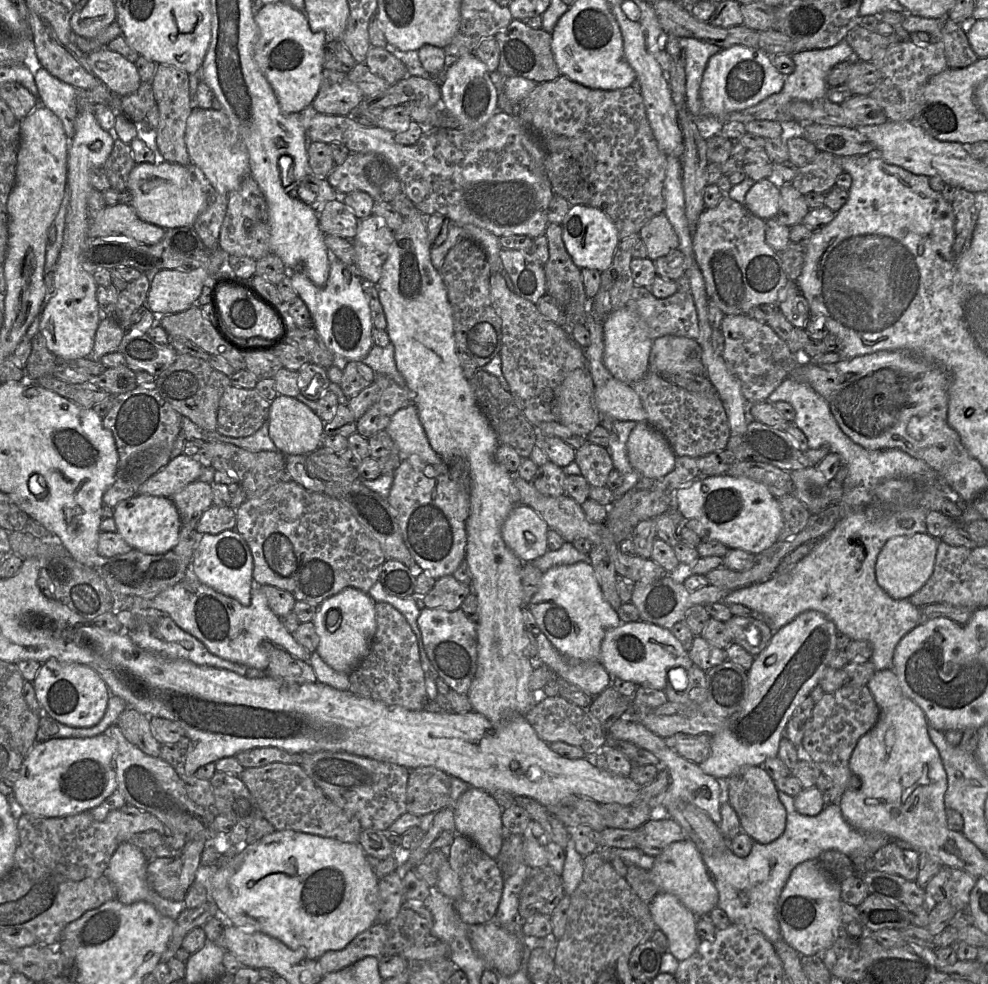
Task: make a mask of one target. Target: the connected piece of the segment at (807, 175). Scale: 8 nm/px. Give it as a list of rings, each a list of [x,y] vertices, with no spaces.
[[[818,151],[812,162],[798,168],[790,184],[803,195],[810,192],[827,193],[844,171],[840,157],[830,152]]]

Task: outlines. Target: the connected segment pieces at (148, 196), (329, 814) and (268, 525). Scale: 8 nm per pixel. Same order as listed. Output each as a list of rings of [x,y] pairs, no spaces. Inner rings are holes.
[[[165,160],[137,163],[128,177],[131,205],[137,216],[164,229],[193,225],[208,200],[208,180],[194,164],[180,165]]]
[[[275,762],[261,767],[245,768],[240,778],[255,798],[264,819],[276,830],[293,830],[344,843],[359,843],[363,829],[358,818],[328,799],[301,765]]]
[[[280,481],[261,496],[246,499],[236,509],[237,531],[247,542],[253,556],[253,581],[290,592],[296,601],[319,606],[347,587],[368,593],[379,580],[387,560],[379,543],[358,523],[351,511],[336,498],[309,491],[293,481]]]

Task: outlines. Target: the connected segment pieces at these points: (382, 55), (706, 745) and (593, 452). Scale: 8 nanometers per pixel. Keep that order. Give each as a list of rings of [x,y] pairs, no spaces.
[[[371,45],[365,64],[372,73],[383,78],[390,86],[410,76],[405,65],[386,48]]]
[[[675,734],[664,738],[667,747],[676,752],[684,759],[701,764],[710,755],[712,736]]]
[[[588,441],[576,450],[575,462],[590,486],[606,486],[608,477],[614,470],[608,449]]]

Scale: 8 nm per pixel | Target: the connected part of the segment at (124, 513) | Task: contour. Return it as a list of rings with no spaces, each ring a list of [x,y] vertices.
[[[136,494],[116,505],[114,520],[117,532],[132,549],[151,555],[173,550],[181,530],[178,511],[169,497]]]

